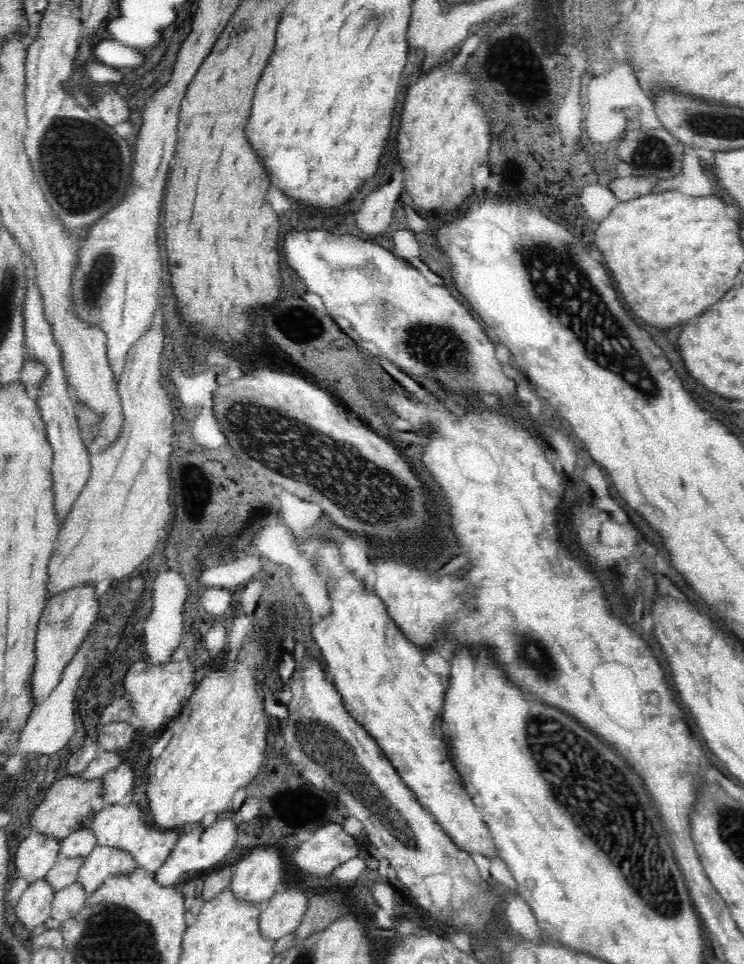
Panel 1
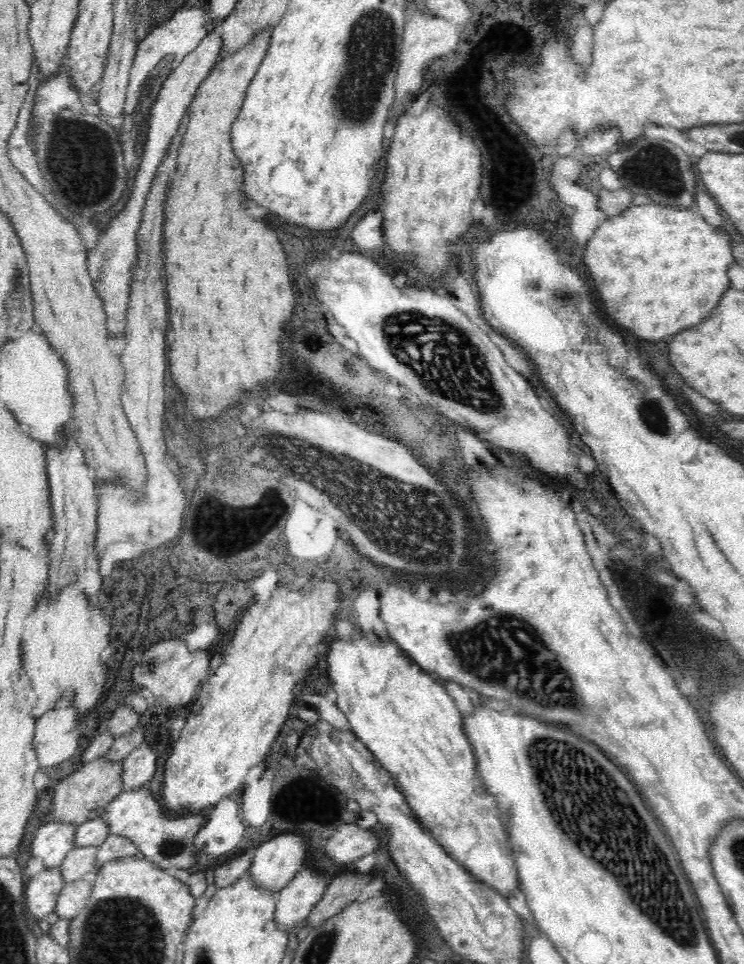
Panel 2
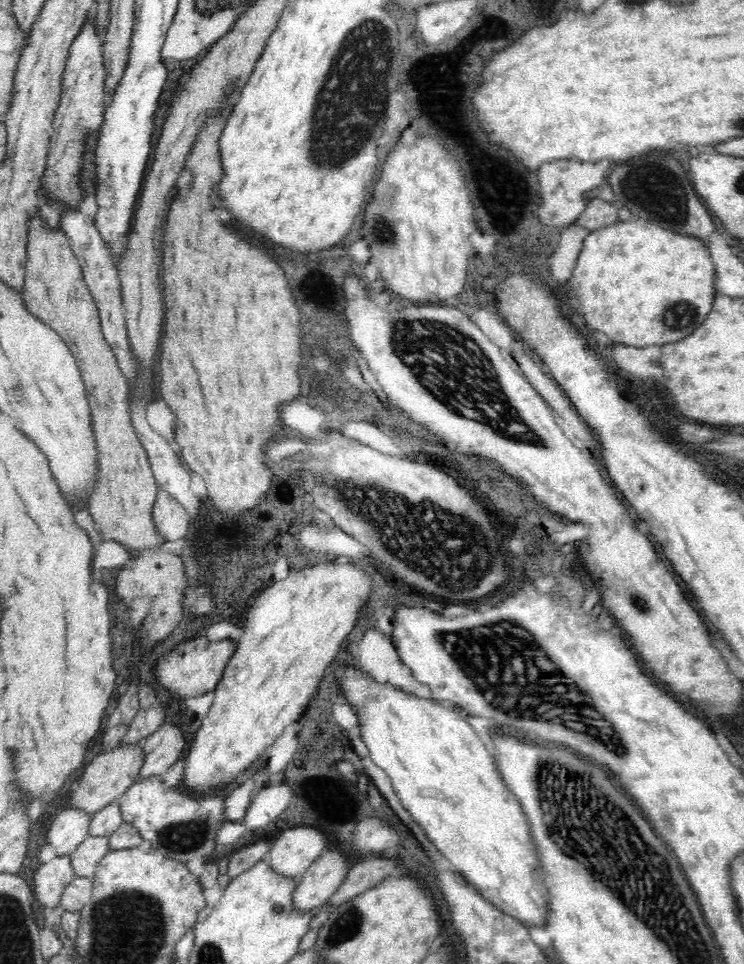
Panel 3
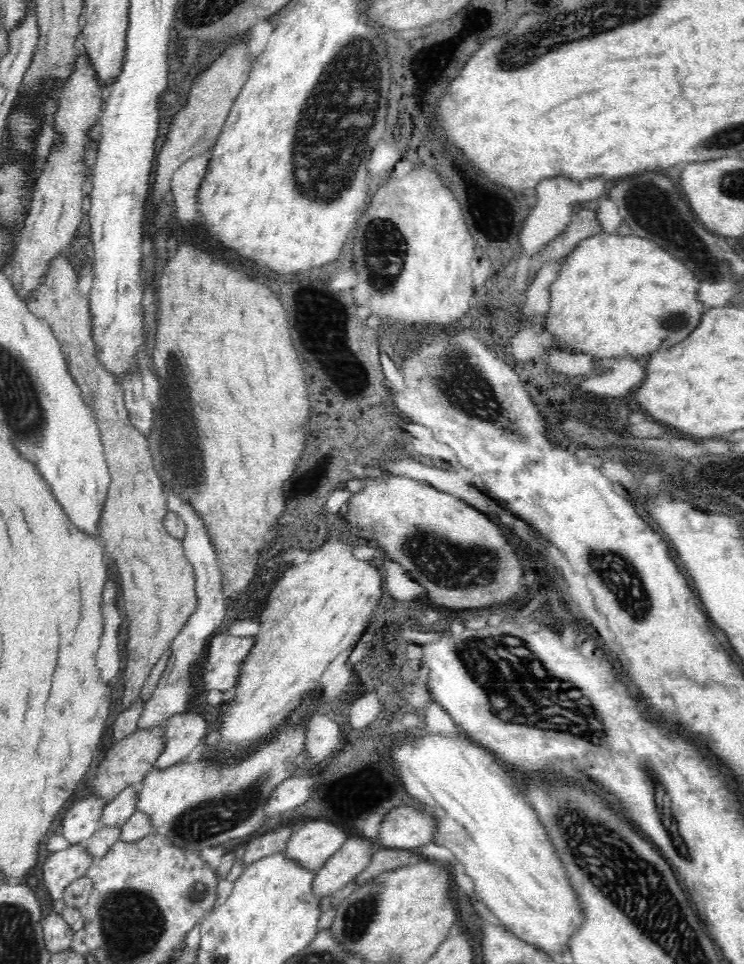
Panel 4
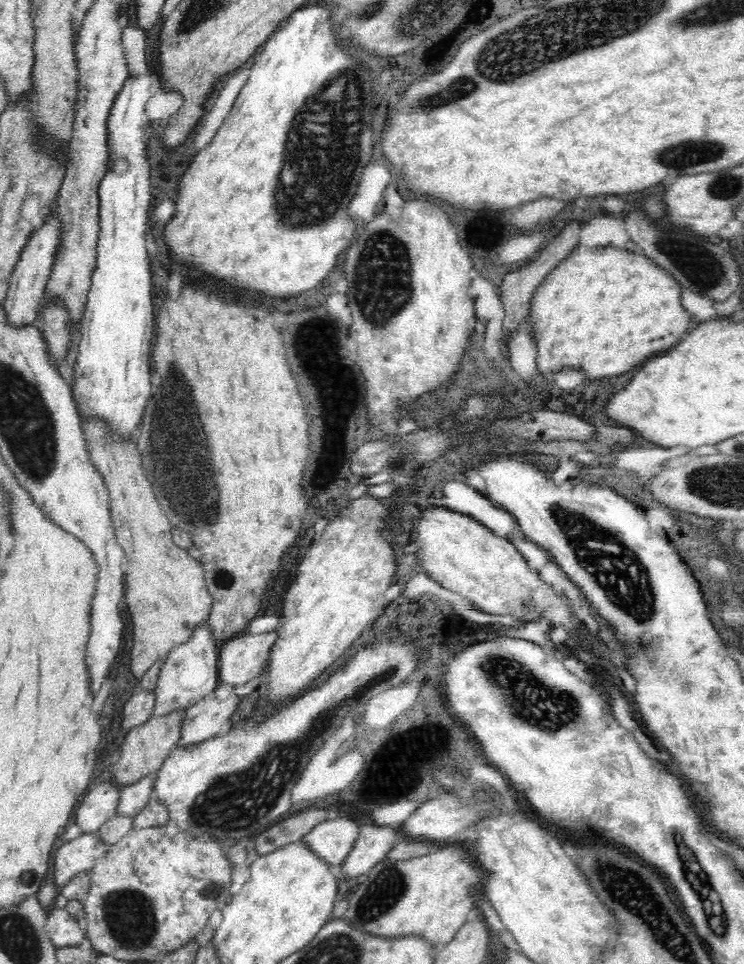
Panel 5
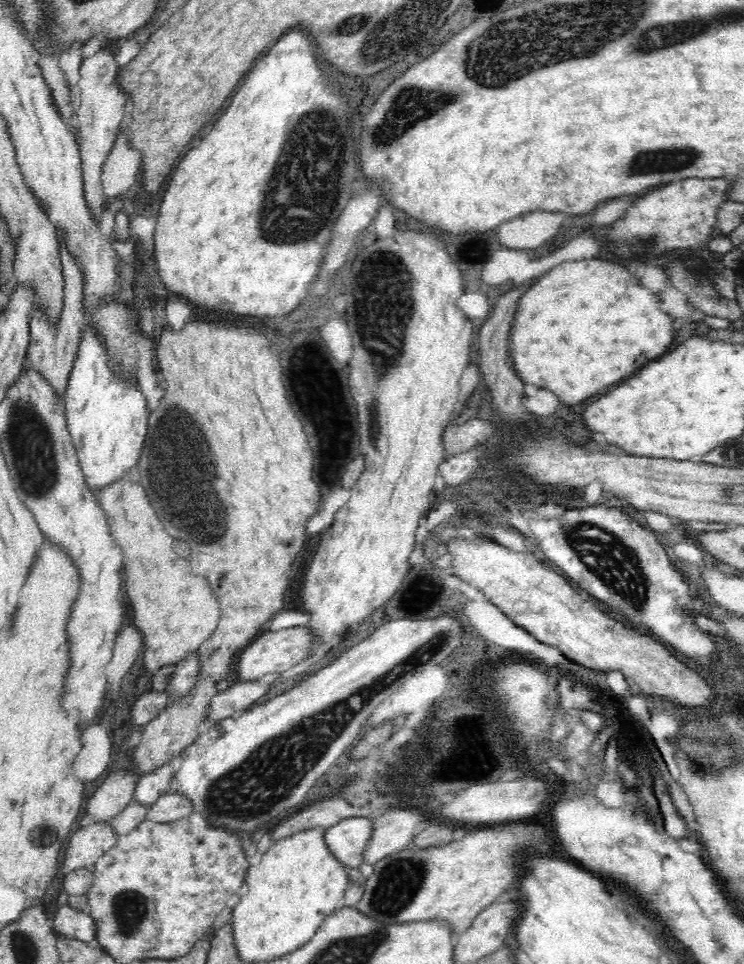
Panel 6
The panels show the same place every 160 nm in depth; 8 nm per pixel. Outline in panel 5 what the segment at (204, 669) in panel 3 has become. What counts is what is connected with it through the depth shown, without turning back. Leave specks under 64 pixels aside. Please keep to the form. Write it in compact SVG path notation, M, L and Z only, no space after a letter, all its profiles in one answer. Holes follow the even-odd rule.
M275 630L255 635L240 634L226 639L219 652L220 680L236 688L262 674L276 639Z

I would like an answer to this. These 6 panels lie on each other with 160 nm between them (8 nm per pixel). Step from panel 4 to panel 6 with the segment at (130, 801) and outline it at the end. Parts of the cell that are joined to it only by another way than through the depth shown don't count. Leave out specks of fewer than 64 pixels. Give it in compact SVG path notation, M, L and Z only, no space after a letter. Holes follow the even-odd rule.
M177 760L162 765L149 773L144 773L136 783L132 802L151 806L164 794L172 791L174 773L178 770Z

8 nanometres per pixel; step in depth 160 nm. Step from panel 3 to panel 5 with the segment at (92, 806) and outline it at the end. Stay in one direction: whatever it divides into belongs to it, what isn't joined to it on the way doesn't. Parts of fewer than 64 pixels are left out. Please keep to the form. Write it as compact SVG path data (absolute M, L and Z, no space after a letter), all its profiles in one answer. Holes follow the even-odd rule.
M188 708L174 710L164 716L152 716L144 724L130 729L121 744L122 750L118 751L120 757L110 770L111 781L122 786L129 785L158 770L181 737L181 724L186 710Z

